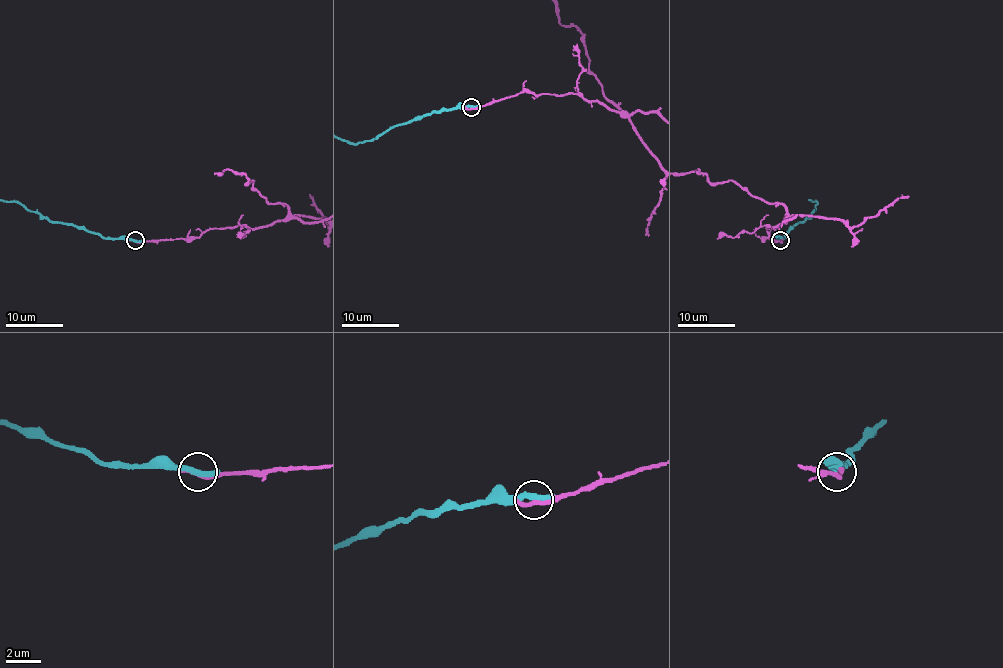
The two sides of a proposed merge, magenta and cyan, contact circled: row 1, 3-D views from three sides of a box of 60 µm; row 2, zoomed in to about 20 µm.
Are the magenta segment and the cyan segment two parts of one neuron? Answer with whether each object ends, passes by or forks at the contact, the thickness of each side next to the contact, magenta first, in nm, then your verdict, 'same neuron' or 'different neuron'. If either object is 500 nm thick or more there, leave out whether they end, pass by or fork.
magenta ends | cyan passes by | 320/320 nm | different neuron

